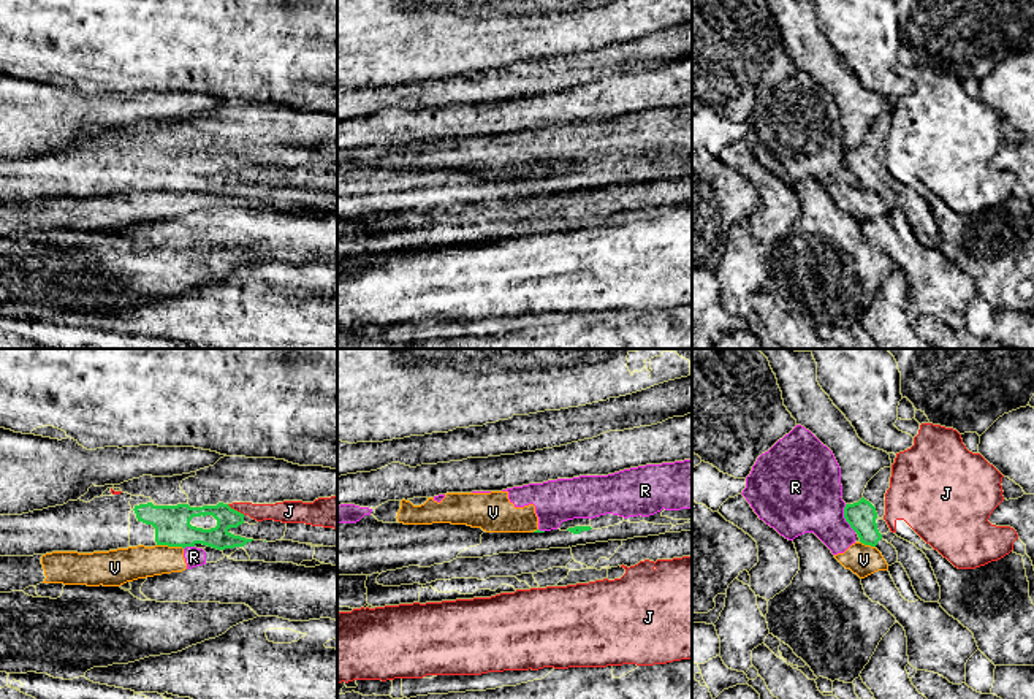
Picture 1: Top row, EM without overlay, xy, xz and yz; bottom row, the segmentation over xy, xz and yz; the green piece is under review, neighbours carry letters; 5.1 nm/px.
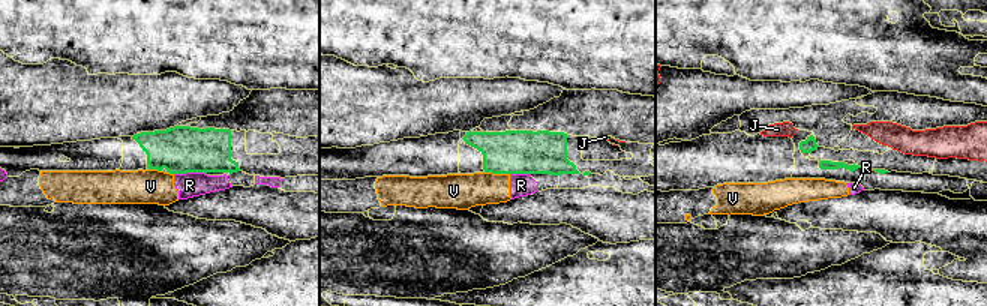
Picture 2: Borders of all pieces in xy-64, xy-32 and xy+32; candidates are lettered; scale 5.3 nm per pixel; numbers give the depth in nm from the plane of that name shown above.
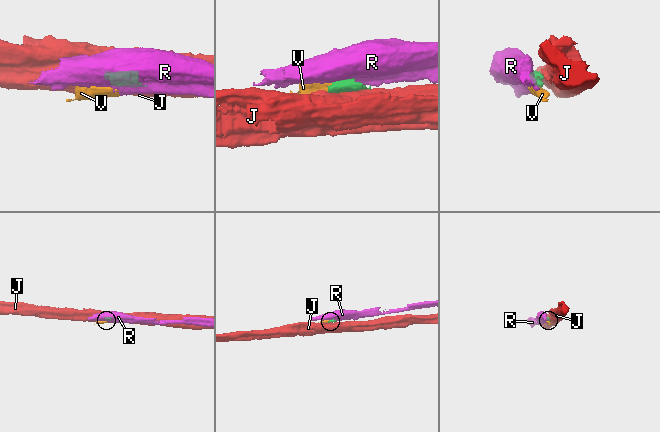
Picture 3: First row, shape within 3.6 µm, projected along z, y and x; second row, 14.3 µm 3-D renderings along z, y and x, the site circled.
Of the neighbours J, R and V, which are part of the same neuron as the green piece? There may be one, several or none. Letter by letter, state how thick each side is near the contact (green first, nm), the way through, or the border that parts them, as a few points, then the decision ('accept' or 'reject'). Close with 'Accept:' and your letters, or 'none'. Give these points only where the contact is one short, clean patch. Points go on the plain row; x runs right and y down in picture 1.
J: 120/110 nm | reject
R: 150/400 nm | reject
V: 180/180 nm | along xy (157, 189), (182, 194) | reject
Accept: none

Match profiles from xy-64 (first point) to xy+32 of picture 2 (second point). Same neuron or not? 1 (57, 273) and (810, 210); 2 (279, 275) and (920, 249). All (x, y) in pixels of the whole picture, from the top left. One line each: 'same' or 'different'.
1: different
2: same

